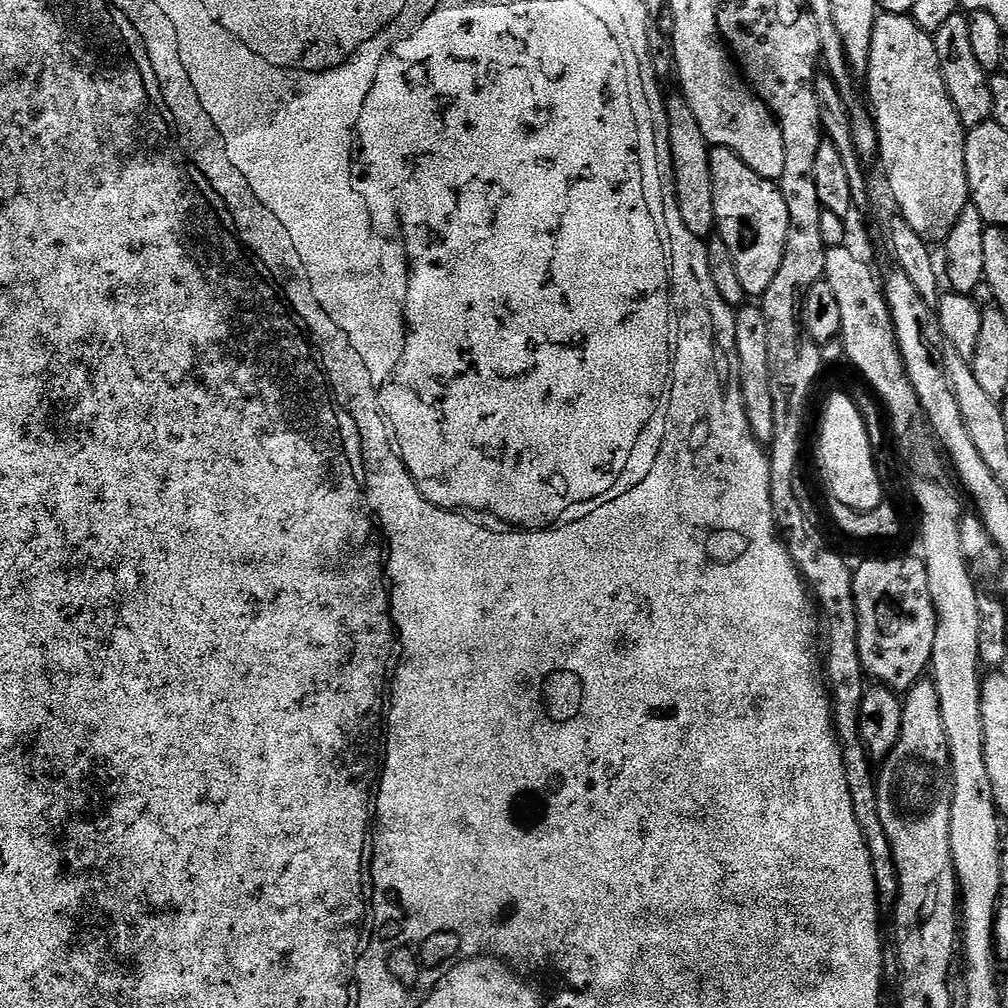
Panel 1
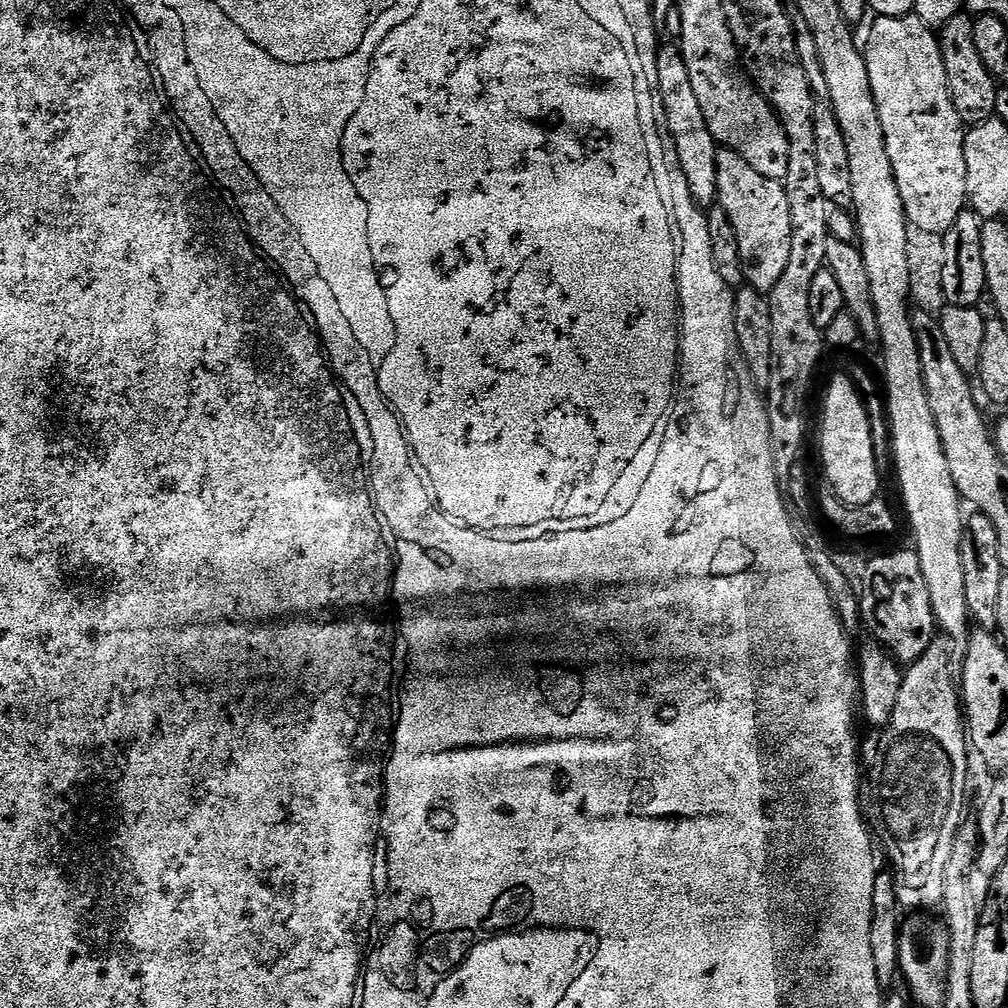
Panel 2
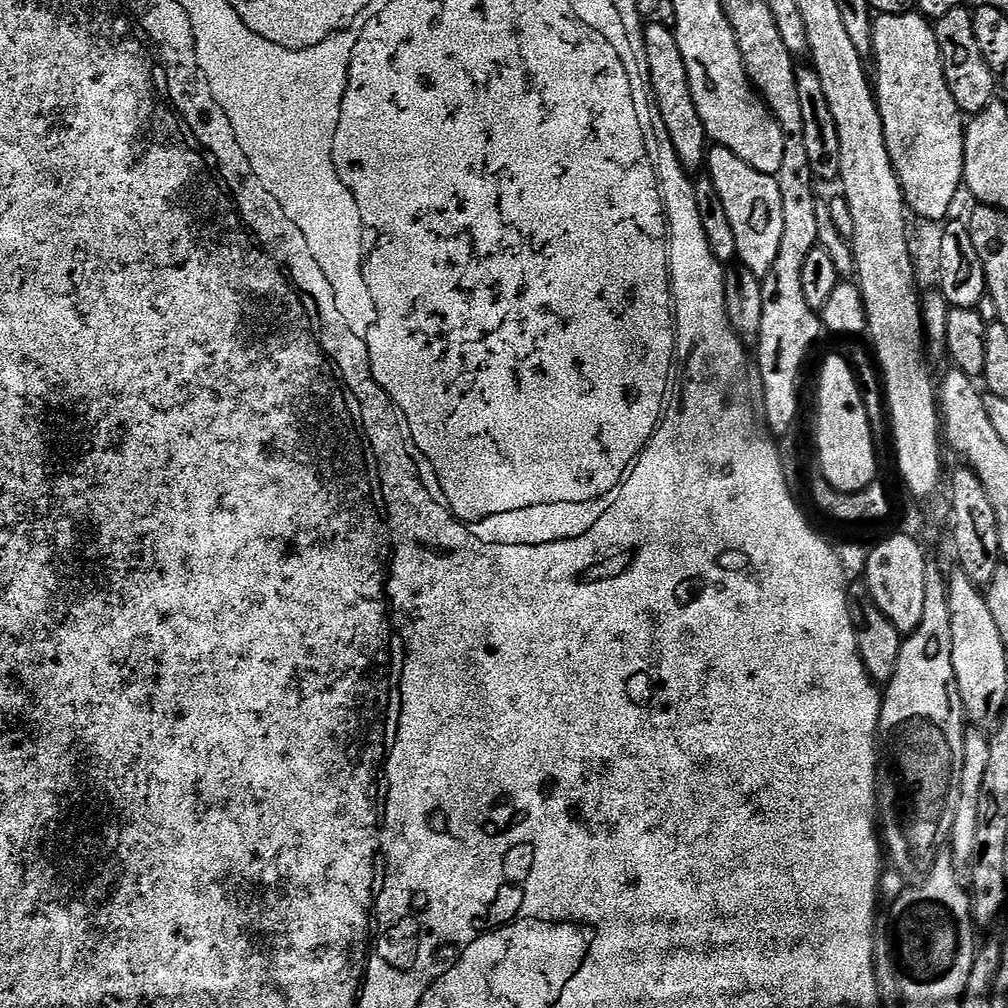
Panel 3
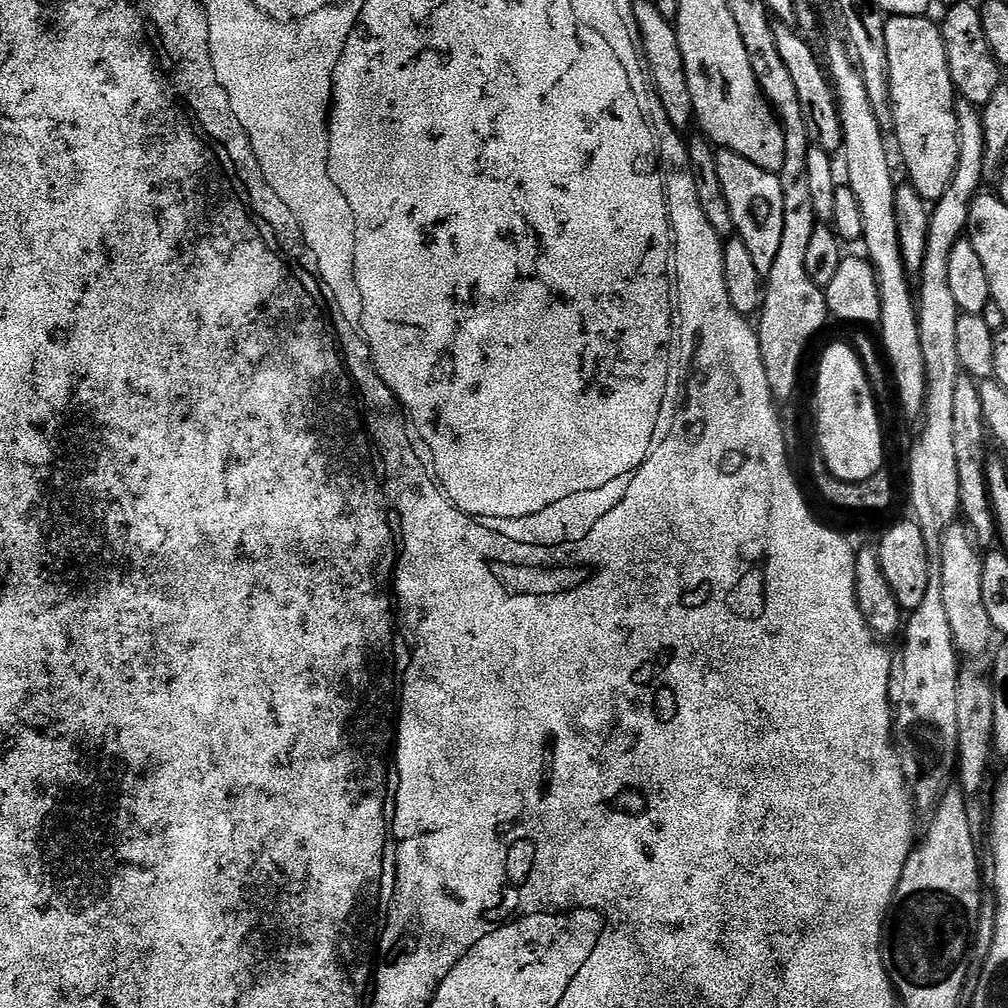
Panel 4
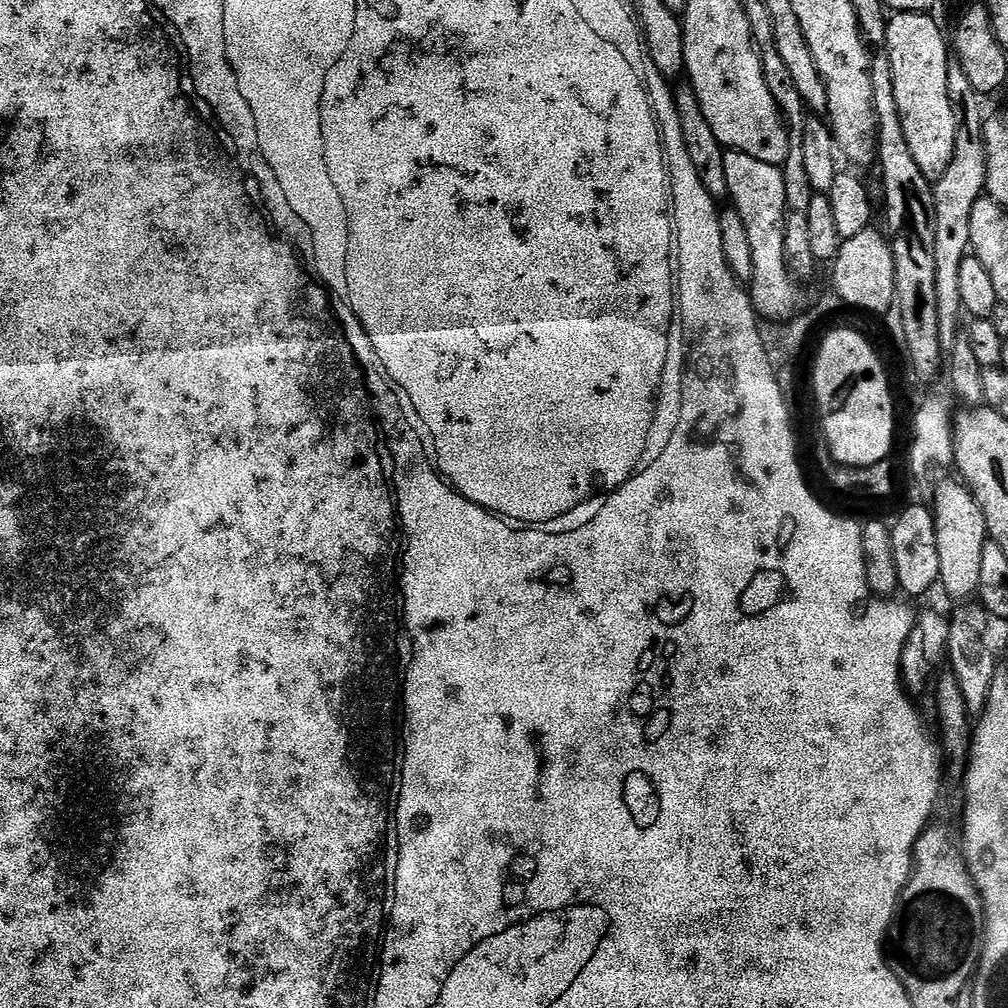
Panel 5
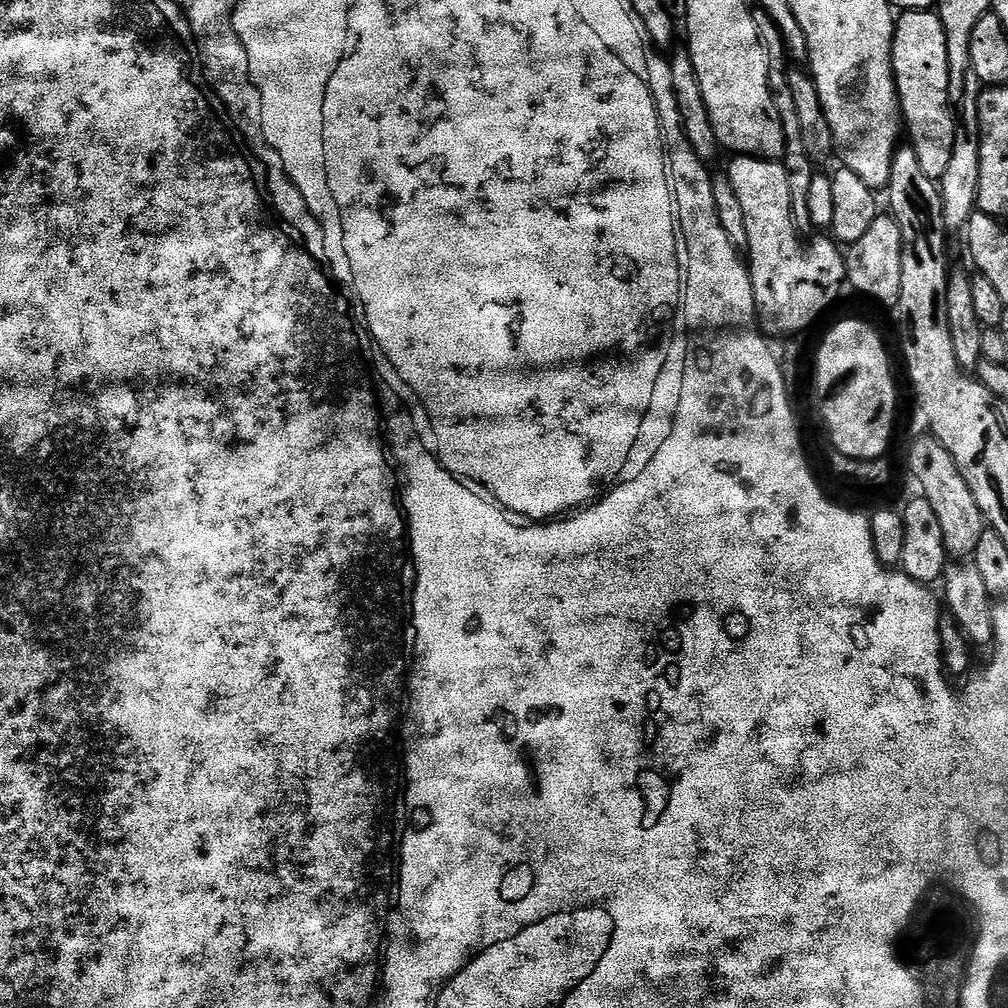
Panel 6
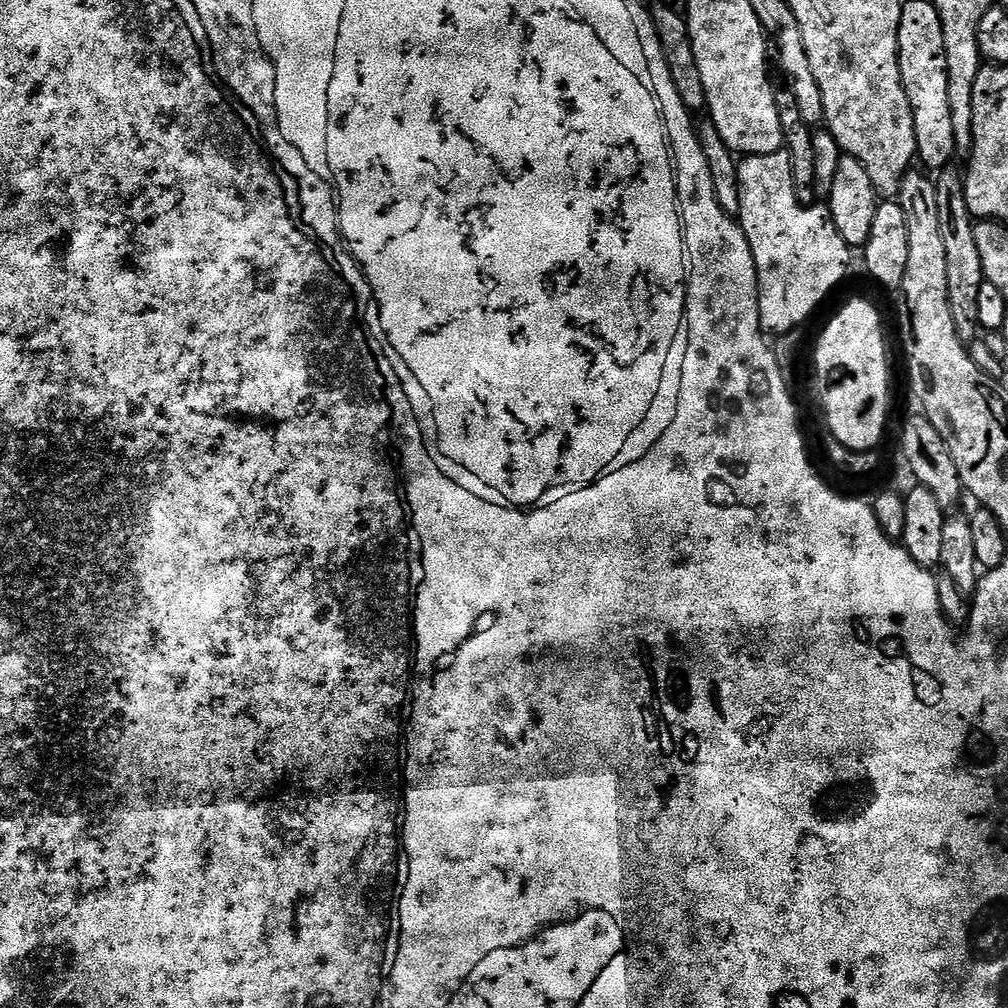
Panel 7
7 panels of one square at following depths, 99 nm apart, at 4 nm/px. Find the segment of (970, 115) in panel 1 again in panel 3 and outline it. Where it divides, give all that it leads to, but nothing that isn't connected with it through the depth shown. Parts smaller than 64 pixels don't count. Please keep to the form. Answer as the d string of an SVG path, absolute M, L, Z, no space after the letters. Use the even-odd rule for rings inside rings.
M967 7L950 10L950 14L942 14L934 24L940 57L944 63L946 82L950 86L950 94L954 94L954 102L964 114L981 112L986 105L993 103L996 92L997 73L986 66L986 58L982 58L982 50L978 50L978 41L974 39L974 18Z

